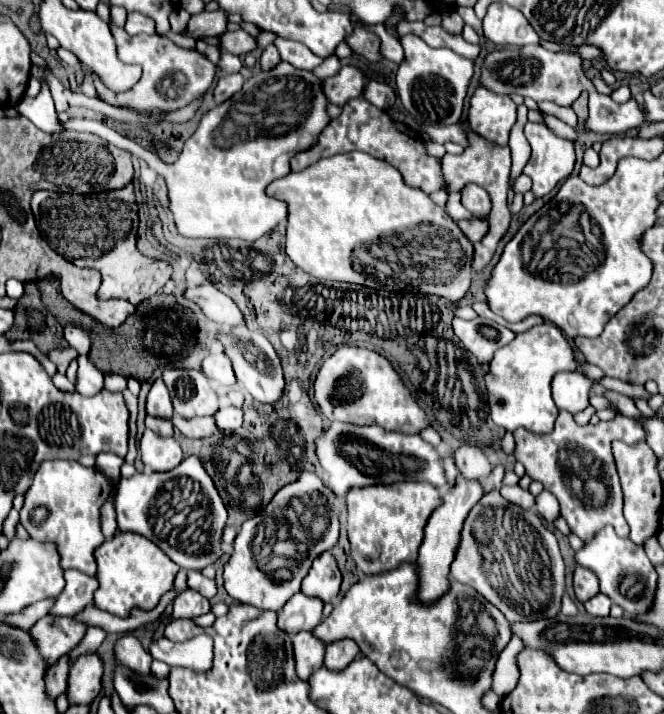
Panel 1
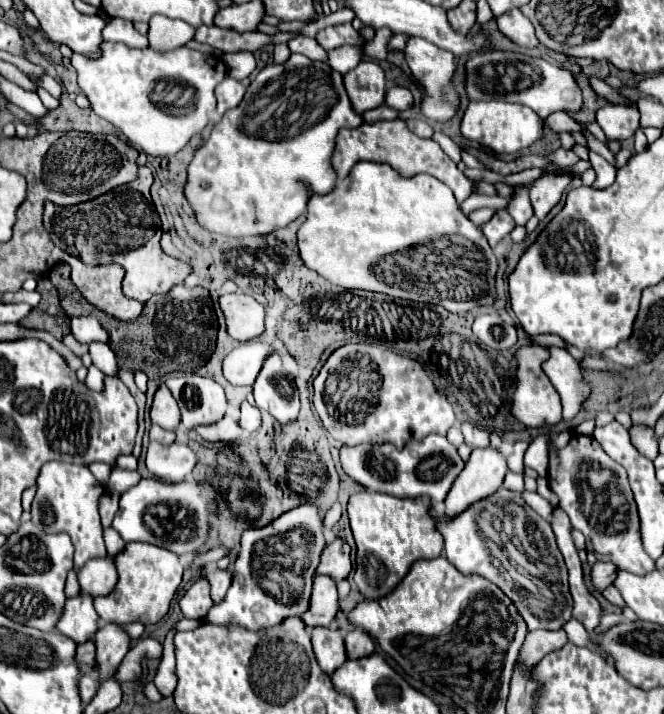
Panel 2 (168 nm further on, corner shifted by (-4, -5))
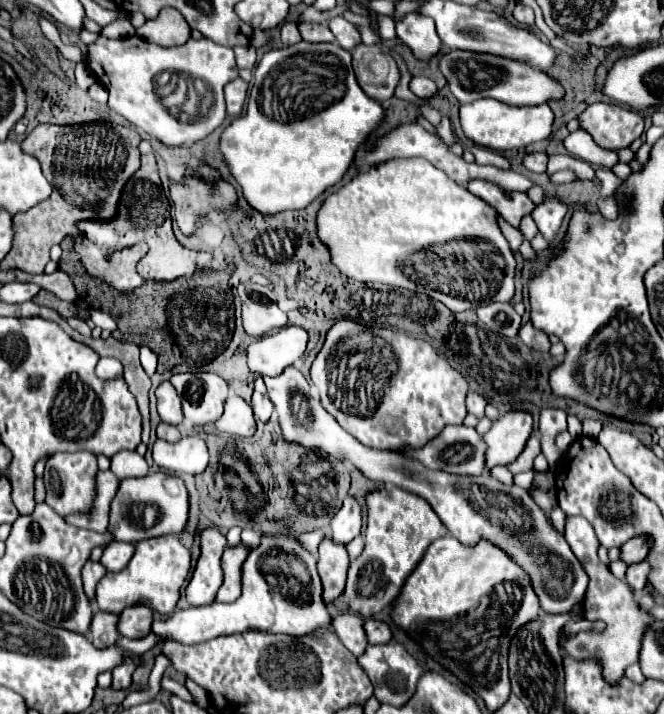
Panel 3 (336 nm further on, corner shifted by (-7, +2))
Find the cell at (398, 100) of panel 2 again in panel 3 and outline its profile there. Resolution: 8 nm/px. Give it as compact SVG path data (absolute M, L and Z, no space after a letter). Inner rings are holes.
M411 78L409 88L411 88L411 92L413 92L415 96L419 96L419 98L431 98L431 96L437 92L435 82L429 80L429 78Z

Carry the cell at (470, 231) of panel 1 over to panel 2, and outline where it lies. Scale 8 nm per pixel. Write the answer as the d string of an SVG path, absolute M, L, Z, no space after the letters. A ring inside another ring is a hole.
M500 209L498 213L494 213L494 217L490 219L490 223L486 223L482 227L482 233L488 237L488 243L494 247L498 241L502 241L504 237L508 237L514 227L516 227L516 223L508 215L508 211Z

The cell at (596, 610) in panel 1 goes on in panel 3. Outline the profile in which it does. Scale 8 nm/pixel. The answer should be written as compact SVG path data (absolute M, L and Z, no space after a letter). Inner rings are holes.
M639 562L639 564L631 564L625 572L625 580L633 590L643 590L647 586L647 562Z

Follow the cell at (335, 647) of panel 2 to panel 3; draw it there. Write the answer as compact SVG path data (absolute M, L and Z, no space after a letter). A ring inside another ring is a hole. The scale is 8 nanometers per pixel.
M337 614L331 620L331 628L351 654L363 654L363 650L367 648L367 638L363 636L363 618L353 614Z

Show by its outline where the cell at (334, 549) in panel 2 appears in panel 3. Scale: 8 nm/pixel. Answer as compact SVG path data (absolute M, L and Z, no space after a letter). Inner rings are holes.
M347 496L341 510L331 520L331 540L335 544L349 544L361 530L361 506L353 496Z

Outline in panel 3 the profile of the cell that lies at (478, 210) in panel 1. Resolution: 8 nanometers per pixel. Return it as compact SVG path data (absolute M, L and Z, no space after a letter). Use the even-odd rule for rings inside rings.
M497 218L497 224L499 224L499 228L501 228L503 236L507 238L507 242L509 242L511 250L515 252L515 250L519 248L519 244L521 244L521 240L517 240L517 230L515 230L513 226L509 226L509 224L507 224L503 218Z

